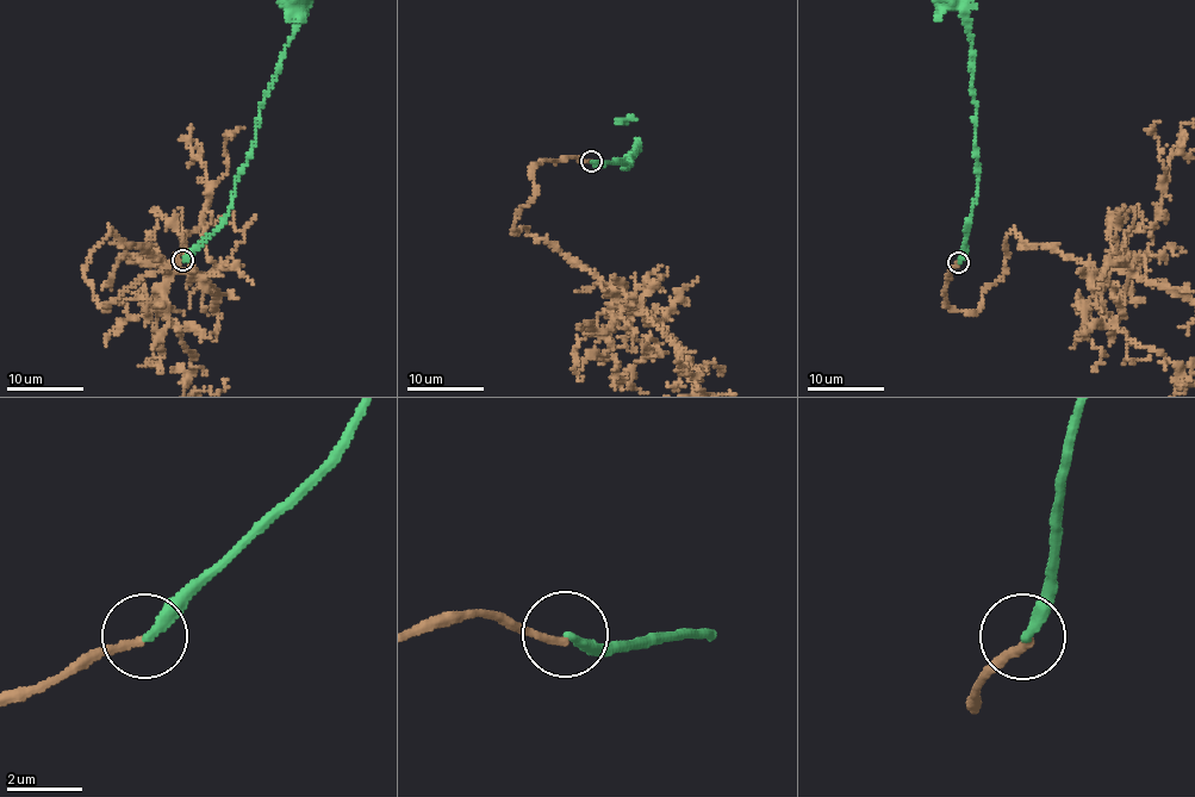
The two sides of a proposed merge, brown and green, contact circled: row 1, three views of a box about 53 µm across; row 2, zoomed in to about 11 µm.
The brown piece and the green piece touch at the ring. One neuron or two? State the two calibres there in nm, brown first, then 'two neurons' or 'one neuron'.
200 nm thick on the brown side, 240 nm on the other; two neurons

